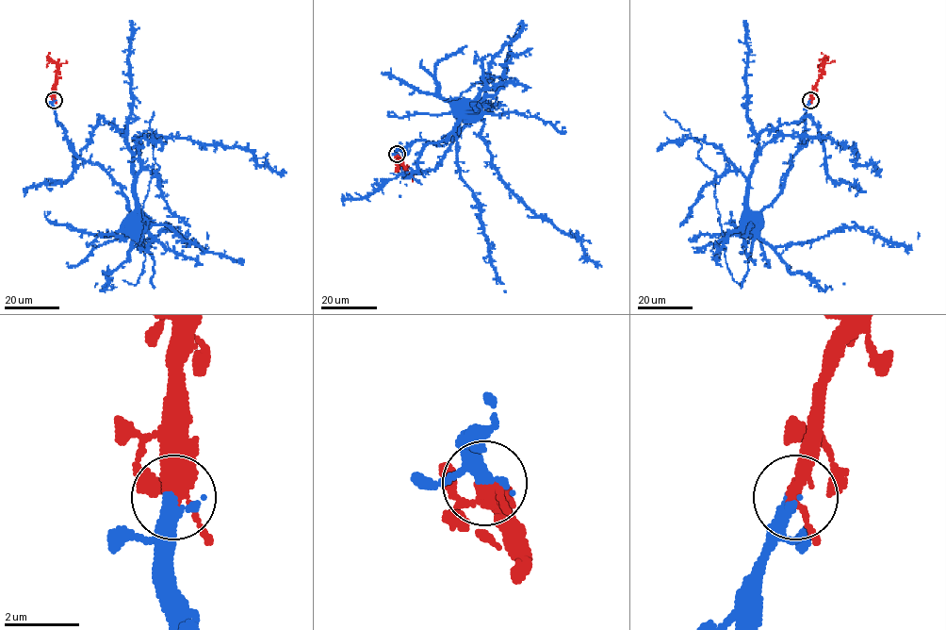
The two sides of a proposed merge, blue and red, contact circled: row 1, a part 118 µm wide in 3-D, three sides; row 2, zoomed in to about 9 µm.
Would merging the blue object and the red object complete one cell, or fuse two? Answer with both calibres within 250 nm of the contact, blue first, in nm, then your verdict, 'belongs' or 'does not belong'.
400/360 nm | belongs

